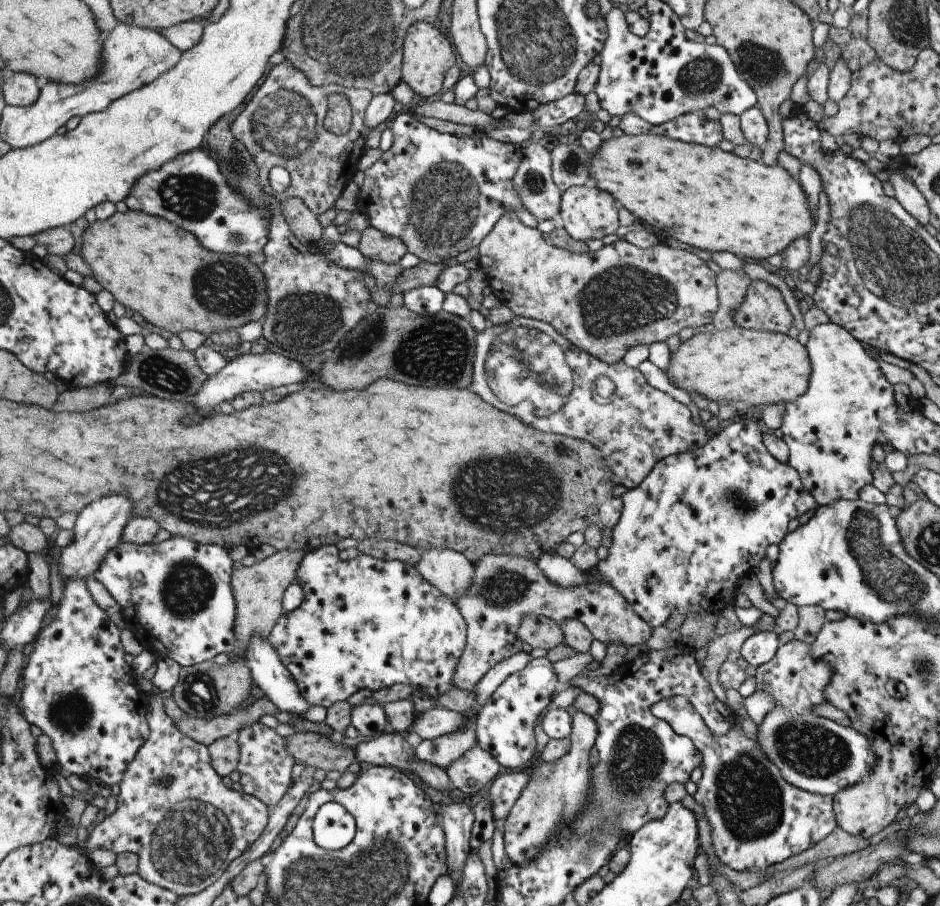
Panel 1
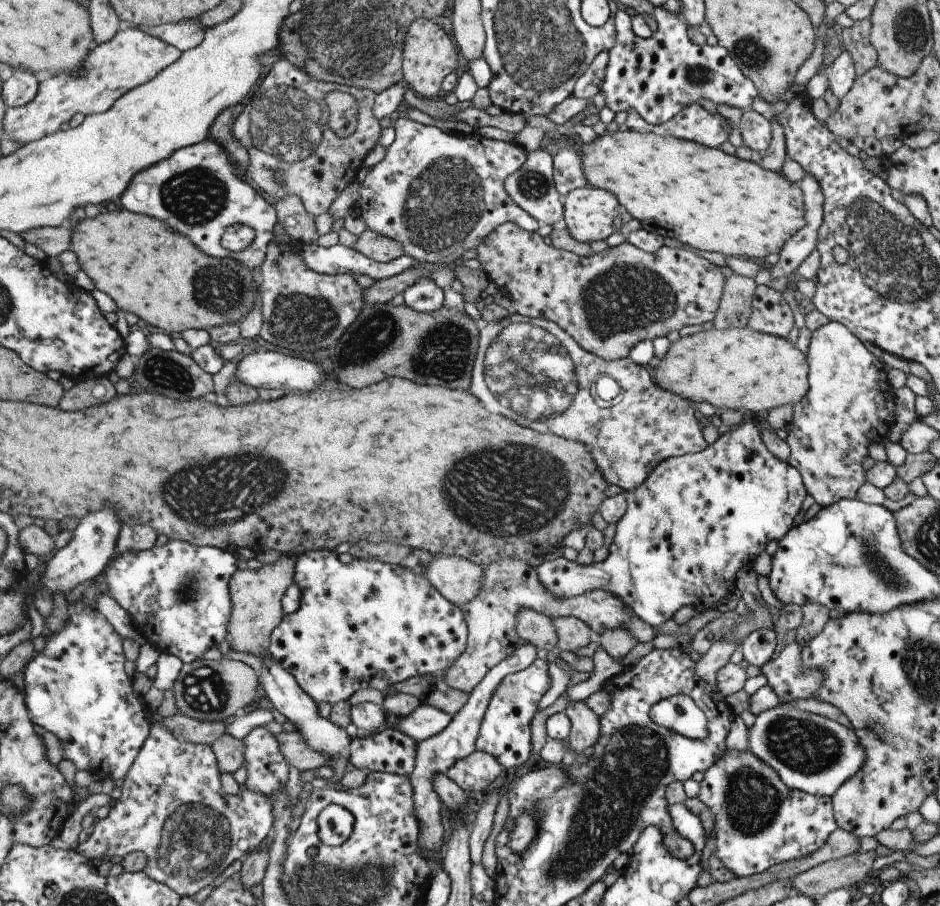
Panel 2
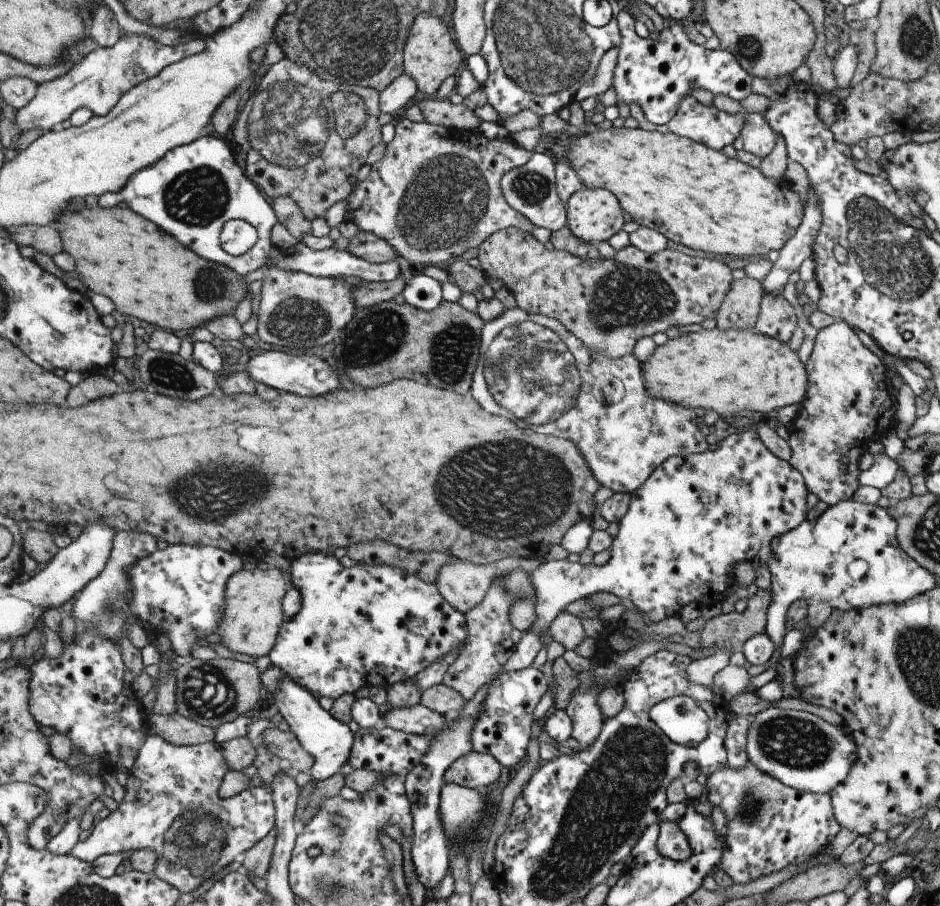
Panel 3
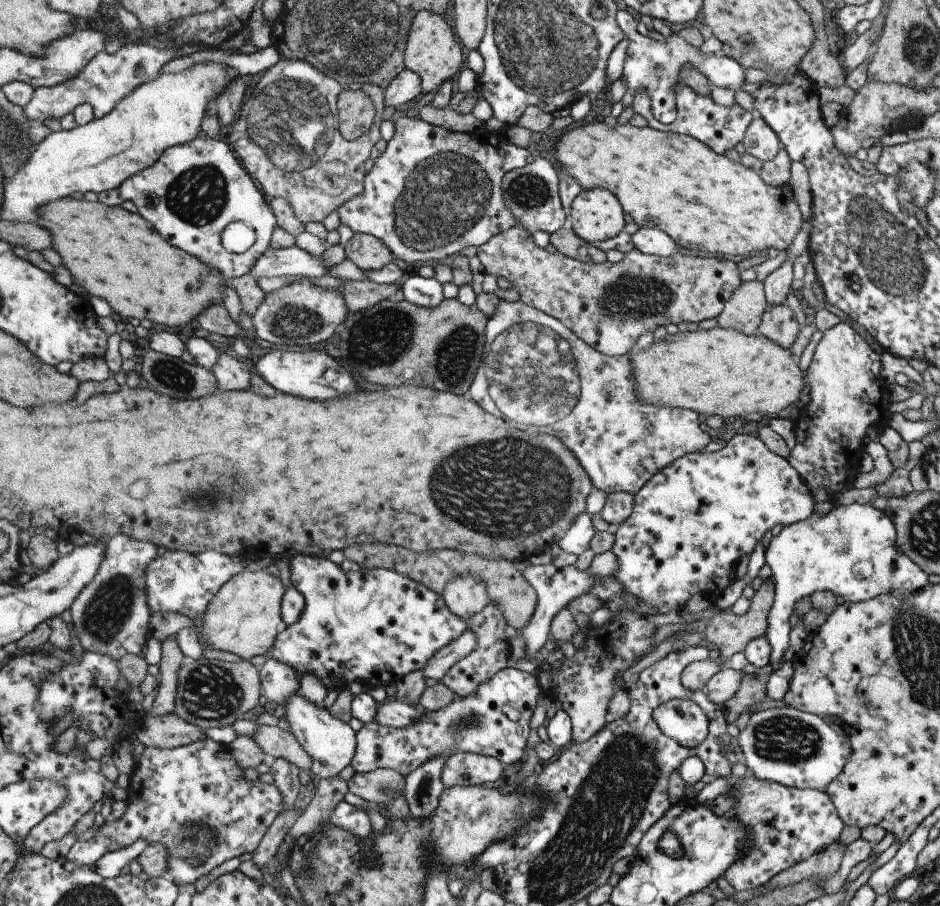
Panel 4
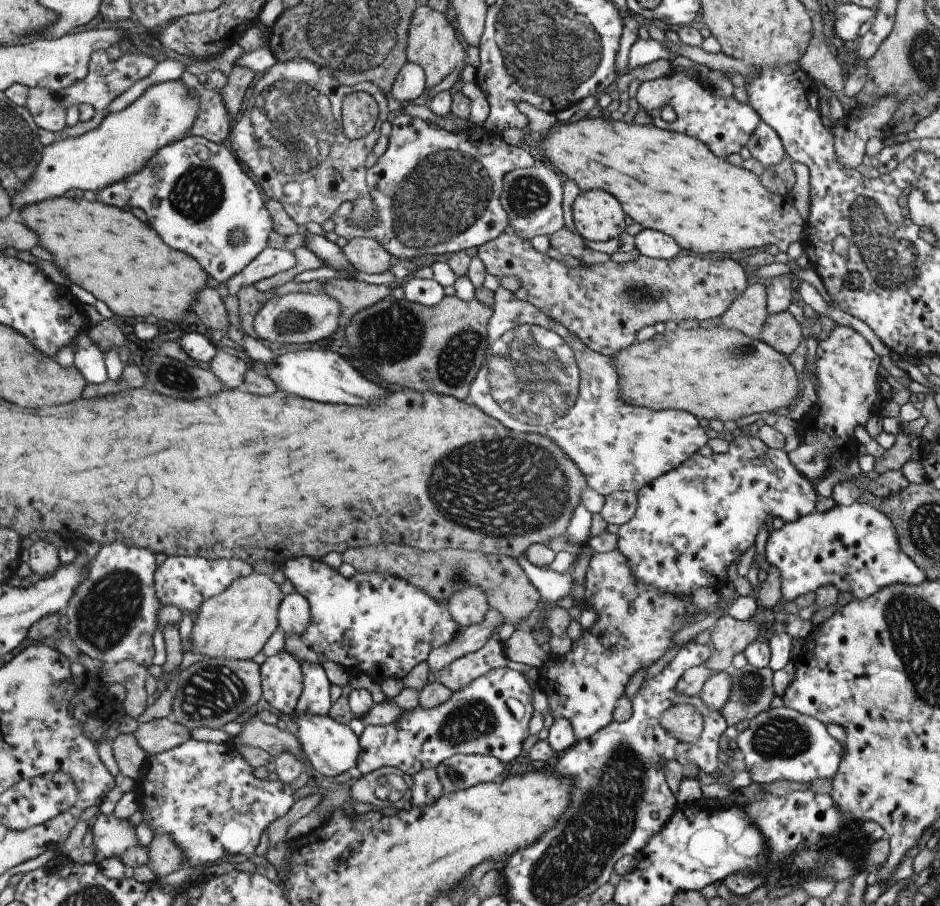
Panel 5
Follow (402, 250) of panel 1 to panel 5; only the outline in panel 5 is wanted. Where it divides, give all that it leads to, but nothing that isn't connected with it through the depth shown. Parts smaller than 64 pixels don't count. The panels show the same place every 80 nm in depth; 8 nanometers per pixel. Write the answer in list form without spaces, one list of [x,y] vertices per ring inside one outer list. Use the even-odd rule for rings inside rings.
[[[372,238],[348,240],[342,247],[342,253],[355,271],[379,274],[390,268],[391,255]]]

